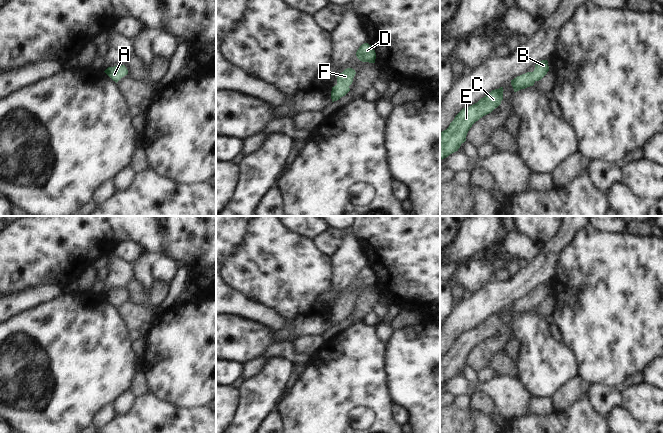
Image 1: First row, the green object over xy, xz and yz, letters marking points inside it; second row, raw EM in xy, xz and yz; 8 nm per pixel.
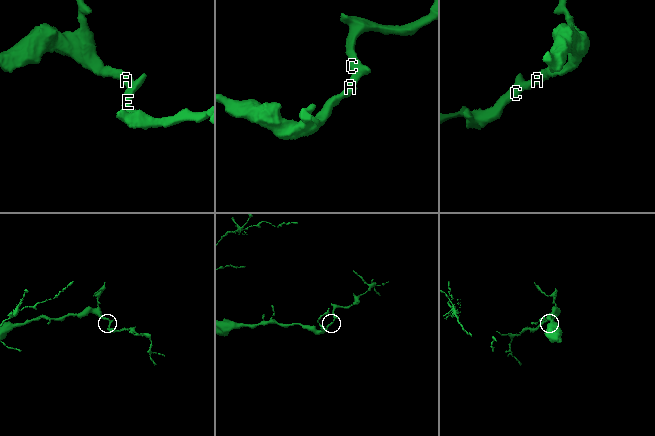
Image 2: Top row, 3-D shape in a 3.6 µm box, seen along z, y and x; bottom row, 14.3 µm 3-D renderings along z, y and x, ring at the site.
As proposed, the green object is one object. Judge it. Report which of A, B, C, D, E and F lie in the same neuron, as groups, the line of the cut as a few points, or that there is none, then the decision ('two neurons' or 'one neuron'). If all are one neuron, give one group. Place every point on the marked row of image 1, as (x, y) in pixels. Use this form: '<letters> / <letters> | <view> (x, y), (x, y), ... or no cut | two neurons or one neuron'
A B C D E F | no cut | one neuron

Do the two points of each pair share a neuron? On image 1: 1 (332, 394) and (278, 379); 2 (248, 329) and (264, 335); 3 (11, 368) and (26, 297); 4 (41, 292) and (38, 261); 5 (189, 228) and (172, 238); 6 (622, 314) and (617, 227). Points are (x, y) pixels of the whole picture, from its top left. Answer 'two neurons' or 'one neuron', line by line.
1: two neurons
2: one neuron
3: two neurons
4: two neurons
5: one neuron
6: two neurons

